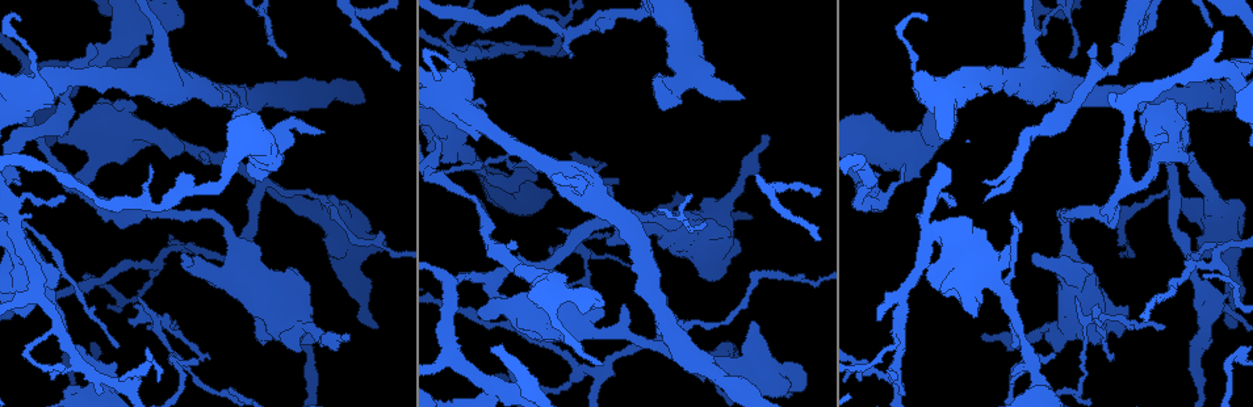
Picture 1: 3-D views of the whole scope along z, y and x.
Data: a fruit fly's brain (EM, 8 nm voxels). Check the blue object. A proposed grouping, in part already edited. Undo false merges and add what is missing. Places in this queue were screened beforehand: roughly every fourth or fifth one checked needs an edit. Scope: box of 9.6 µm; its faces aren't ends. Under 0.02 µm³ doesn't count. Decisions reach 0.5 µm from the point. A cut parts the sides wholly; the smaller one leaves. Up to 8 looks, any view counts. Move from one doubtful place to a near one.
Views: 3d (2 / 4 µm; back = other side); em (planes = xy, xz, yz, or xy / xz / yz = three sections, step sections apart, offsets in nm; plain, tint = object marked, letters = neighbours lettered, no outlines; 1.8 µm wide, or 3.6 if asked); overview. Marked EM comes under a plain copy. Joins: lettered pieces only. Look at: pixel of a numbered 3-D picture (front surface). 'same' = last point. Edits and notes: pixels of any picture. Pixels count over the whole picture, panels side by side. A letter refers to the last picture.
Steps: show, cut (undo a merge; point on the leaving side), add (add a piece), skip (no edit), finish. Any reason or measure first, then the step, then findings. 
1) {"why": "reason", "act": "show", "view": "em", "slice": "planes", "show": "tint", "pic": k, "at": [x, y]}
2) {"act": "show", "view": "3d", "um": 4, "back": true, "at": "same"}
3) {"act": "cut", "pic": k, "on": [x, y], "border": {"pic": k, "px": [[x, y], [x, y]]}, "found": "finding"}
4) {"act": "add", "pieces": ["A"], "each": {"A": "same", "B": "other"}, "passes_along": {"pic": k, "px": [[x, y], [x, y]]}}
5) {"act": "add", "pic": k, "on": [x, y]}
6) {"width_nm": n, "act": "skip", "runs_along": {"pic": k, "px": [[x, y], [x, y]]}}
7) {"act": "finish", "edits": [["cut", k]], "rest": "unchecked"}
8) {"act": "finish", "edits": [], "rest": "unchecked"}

{"act": "show", "view": "em", "slice": "xz", "step": 8, "show": "tint", "pic": 1, "at": [933, 232]}

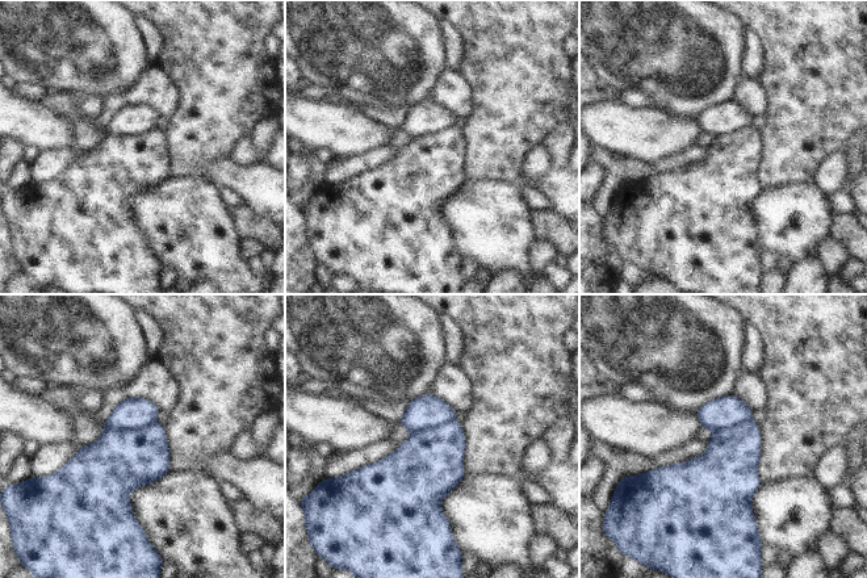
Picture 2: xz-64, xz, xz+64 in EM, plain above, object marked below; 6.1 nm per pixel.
{"act": "show", "view": "em", "slice": "planes", "show": "letters", "at": "same"}

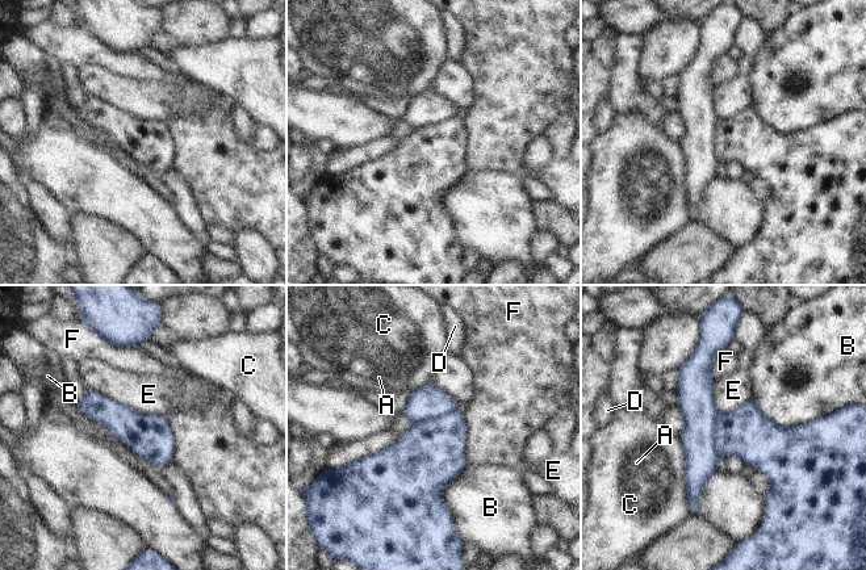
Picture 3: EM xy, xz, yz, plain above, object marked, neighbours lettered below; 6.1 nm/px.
{"longest_contact_nm": ["E", 500], "act": "skip", "each": {"A": "other", "B": "other", "C": "other", "D": "other", "E": "other", "F": "other"}, "border": {"pic": 3, "px": [[86, 388], [137, 411], [163, 415]]}, "found": "continuous, no second cell"}

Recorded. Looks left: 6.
{"why": "an open end", "act": "show", "view": "3d", "um": 2, "pic": 1, "at": [515, 247]}

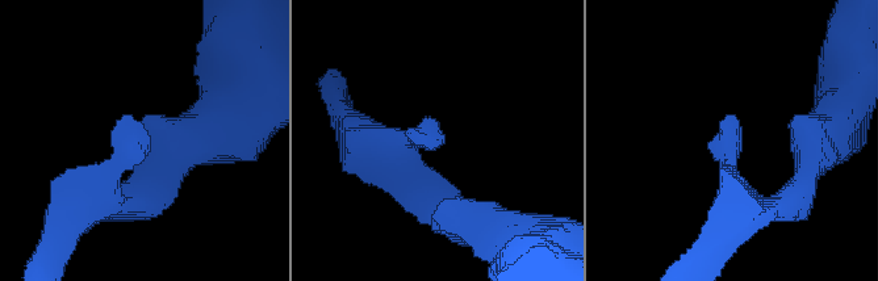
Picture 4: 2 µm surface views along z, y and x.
{"why": "now the EM", "act": "show", "view": "em", "slice": "xz", "step": 16, "show": "tint", "pic": 4, "at": [131, 115]}

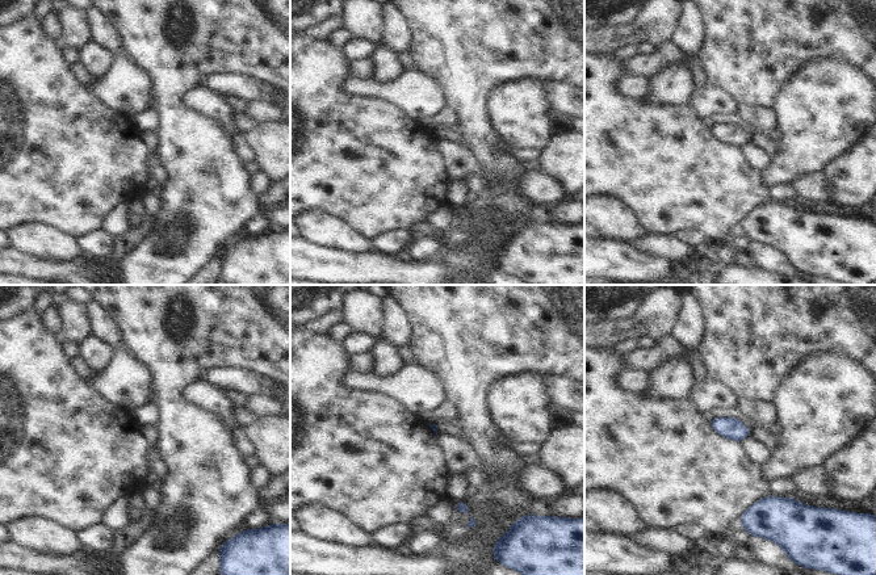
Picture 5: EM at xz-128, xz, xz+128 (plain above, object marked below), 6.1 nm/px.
{"why": "what lies round it", "act": "show", "view": "em", "slice": "xz", "step": 16, "show": "letters", "at": "same"}

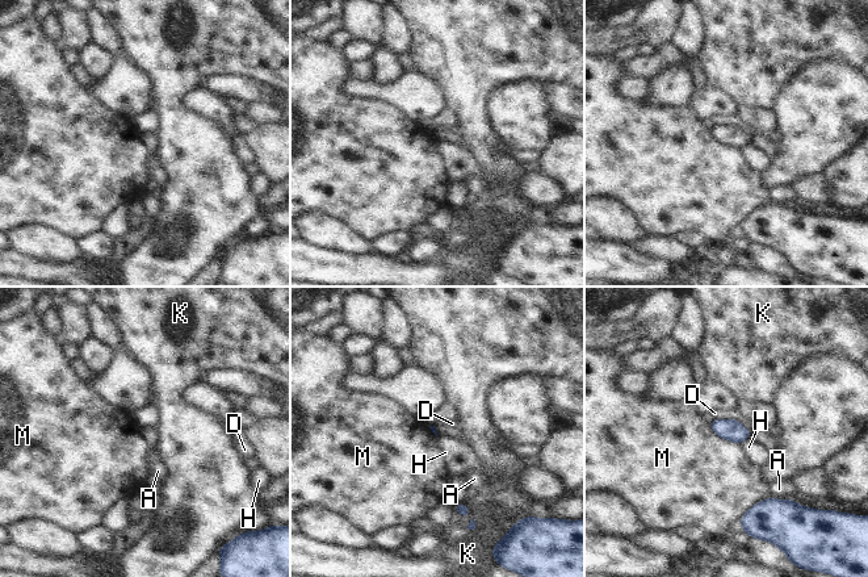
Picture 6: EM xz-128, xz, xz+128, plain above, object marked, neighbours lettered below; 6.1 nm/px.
{"act": "skip", "each": {"A": "other", "D": "other", "H": "other", "K": "other", "M": "other"}, "border": {"pic": 6, "px": [[749, 438], [739, 443]]}, "found": "no lettered piece goes on from it"}

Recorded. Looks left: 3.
{"why": "thin neck", "act": "show", "view": "3d", "um": 2, "pic": 1, "at": [302, 194]}

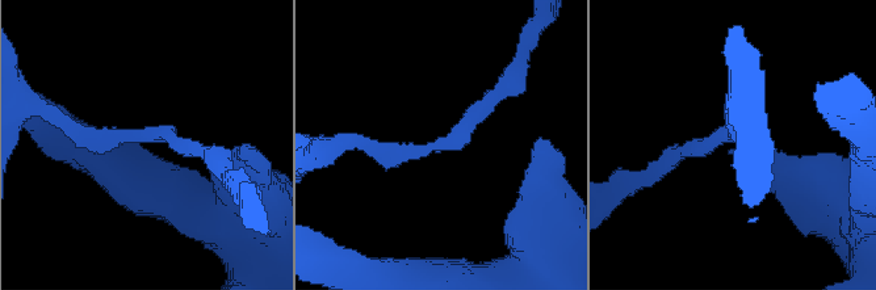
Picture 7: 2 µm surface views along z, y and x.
{"why": "need the tissue", "act": "show", "view": "em", "slice": "planes", "show": "tint", "pic": 7, "at": [139, 142]}

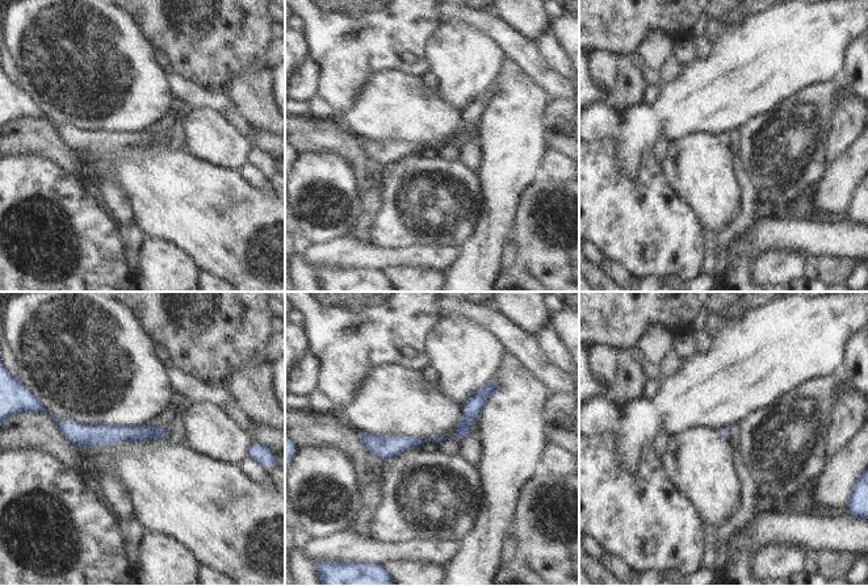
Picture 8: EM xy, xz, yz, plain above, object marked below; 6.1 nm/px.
{"act": "show", "view": "em", "slice": "planes", "show": "letters", "at": "same"}

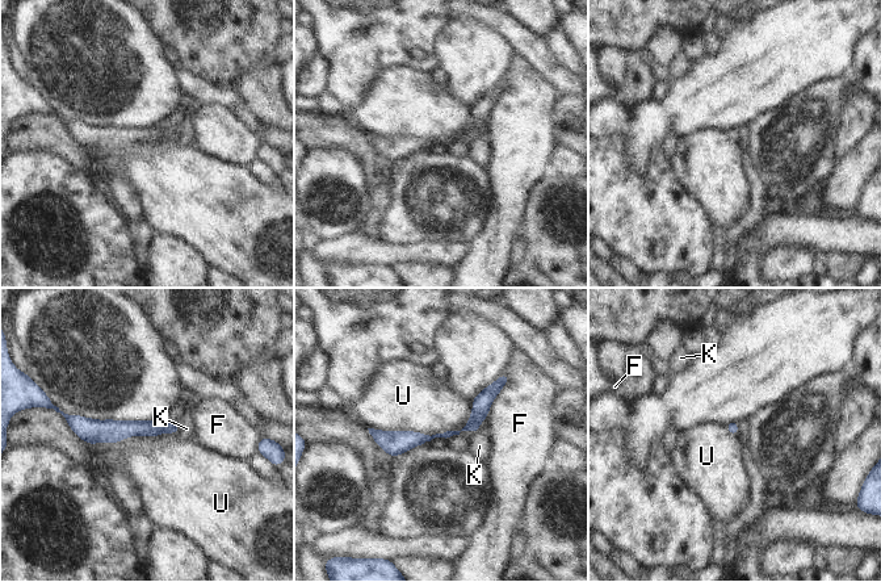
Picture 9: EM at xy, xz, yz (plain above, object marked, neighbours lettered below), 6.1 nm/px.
{"width_nm": 70, "act": "skip", "each": {"F": "other", "K": "other", "U": "other"}, "found": "all the same cell"}

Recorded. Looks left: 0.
{"act": "finish", "edits": [], "rest": "unchecked"}

